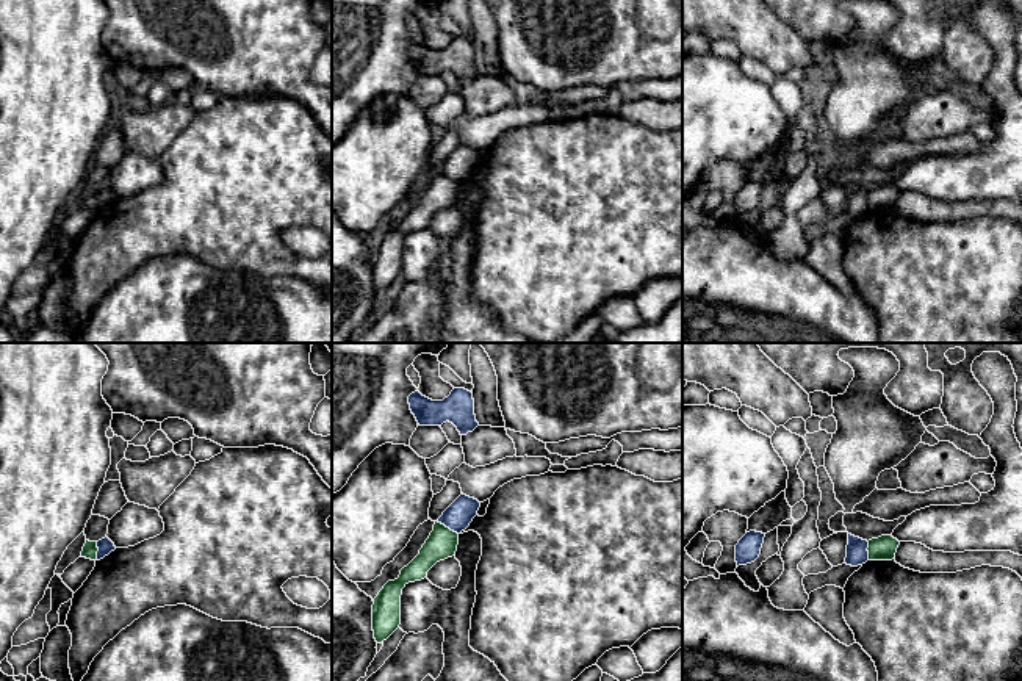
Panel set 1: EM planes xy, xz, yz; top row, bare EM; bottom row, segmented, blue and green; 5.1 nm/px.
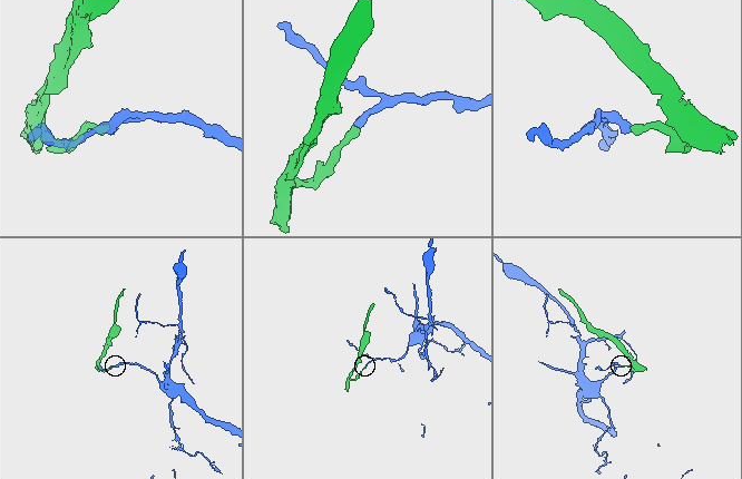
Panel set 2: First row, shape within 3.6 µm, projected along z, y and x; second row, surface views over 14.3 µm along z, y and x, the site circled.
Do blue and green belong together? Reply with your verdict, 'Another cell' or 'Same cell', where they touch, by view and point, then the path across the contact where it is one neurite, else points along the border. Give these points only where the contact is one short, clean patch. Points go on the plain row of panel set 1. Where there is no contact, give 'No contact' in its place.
Another cell. Touches blue at xz (448, 176). Boundary: xz (437, 171), (457, 183)

